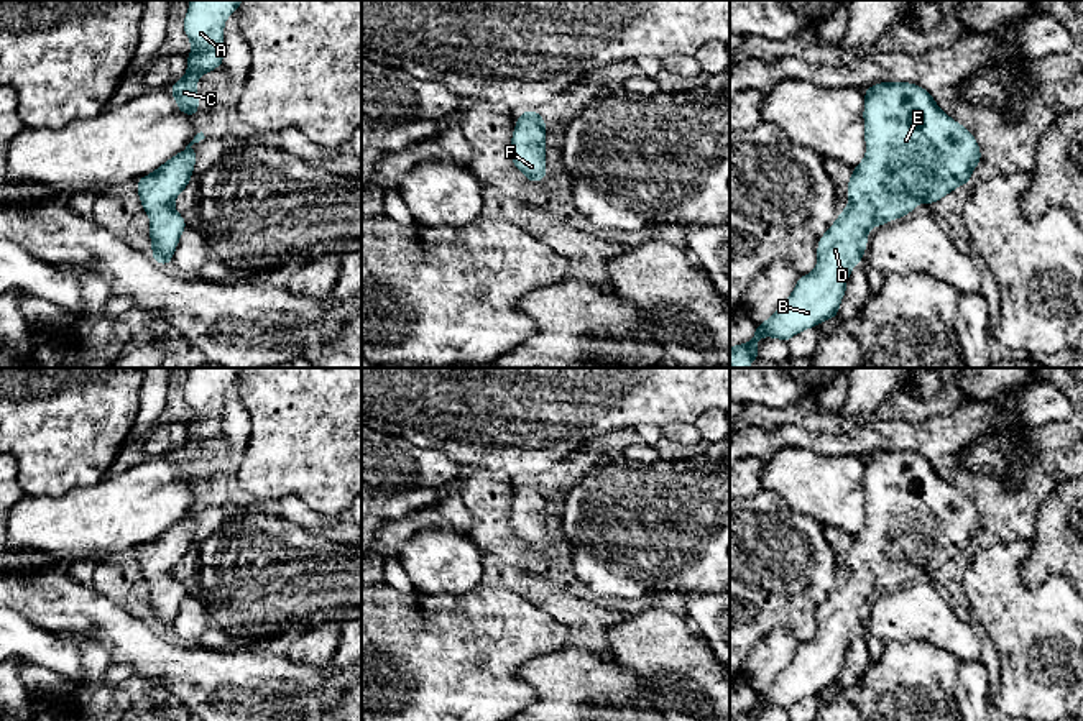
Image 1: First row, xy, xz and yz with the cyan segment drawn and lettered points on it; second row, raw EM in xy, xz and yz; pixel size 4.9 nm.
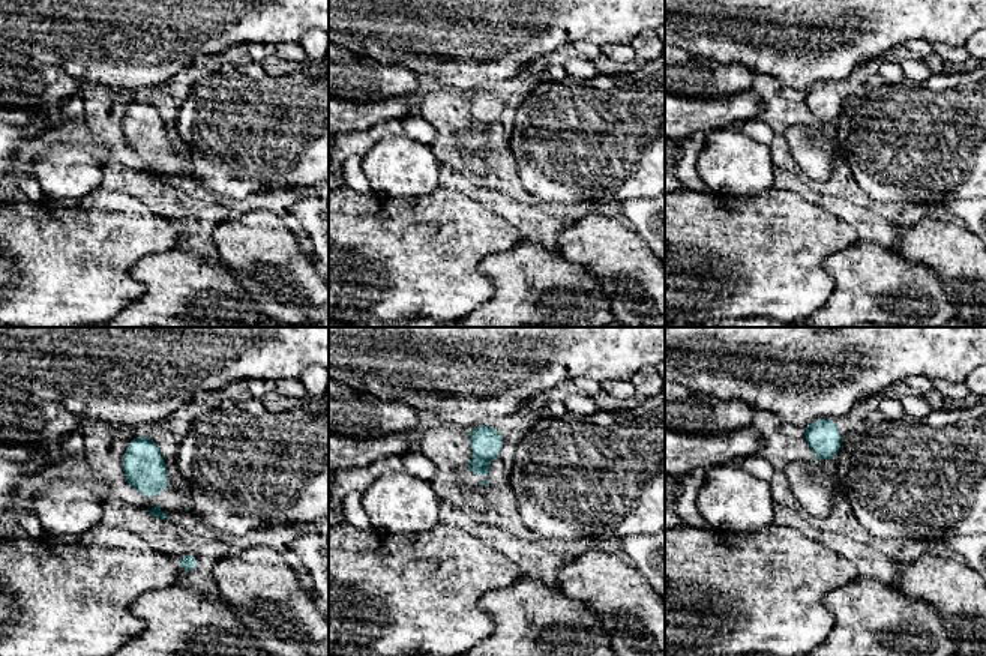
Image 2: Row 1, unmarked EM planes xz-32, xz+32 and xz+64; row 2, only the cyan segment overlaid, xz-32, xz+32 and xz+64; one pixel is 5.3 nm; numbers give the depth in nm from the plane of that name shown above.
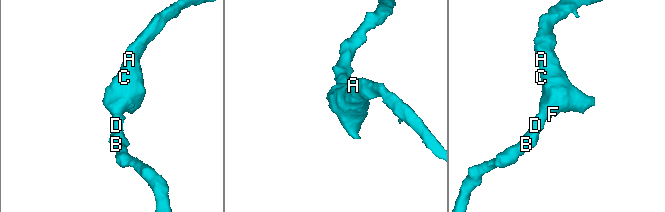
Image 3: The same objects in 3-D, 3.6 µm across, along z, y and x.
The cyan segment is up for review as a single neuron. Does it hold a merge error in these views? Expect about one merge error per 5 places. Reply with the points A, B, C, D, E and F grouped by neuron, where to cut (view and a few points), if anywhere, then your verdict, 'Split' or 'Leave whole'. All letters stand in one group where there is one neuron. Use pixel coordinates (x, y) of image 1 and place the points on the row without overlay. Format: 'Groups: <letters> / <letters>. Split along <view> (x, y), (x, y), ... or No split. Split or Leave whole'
Groups: A B C D E F. No split. Leave whole

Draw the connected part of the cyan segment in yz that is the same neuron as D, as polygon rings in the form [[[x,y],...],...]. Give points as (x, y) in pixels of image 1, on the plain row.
[[[879,450],[864,458],[866,524],[851,539],[846,555],[848,575],[820,604],[817,636],[797,647],[794,660],[763,691],[754,695],[749,710],[730,714],[730,721],[759,721],[756,710],[774,705],[789,710],[805,696],[836,687],[851,637],[863,629],[868,598],[902,586],[917,572],[927,573],[943,567],[958,553],[971,552],[971,540],[981,530],[981,517],[970,498],[943,481],[933,463],[910,450]]]

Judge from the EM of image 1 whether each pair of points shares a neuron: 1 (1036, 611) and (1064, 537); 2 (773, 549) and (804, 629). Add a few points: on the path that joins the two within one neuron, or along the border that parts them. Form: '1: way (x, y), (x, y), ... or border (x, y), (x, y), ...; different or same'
1: border (1031, 541), (1021, 578), (1029, 587), (1065, 578); different
2: way (773, 569), (796, 610); same

